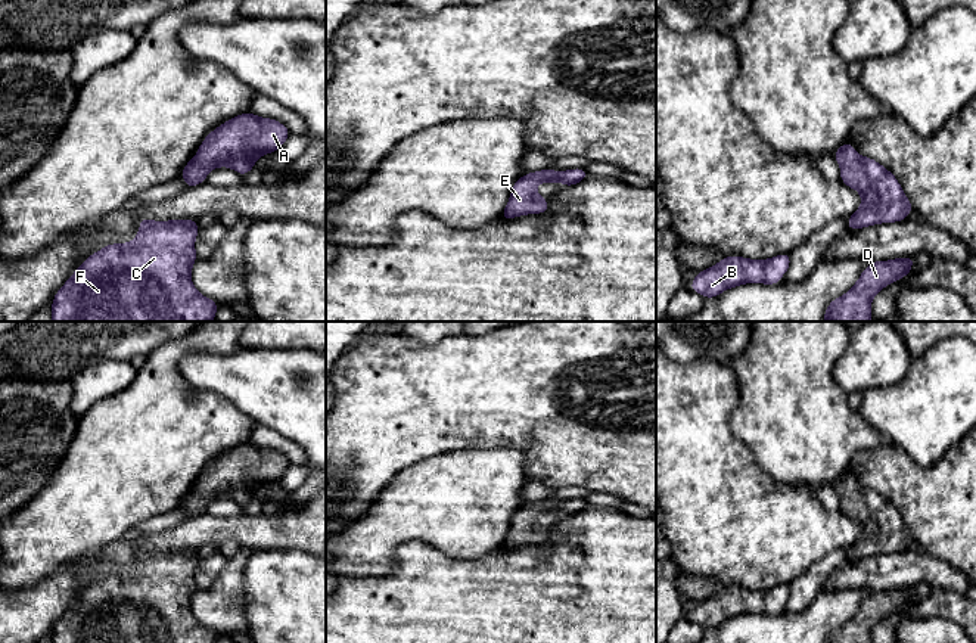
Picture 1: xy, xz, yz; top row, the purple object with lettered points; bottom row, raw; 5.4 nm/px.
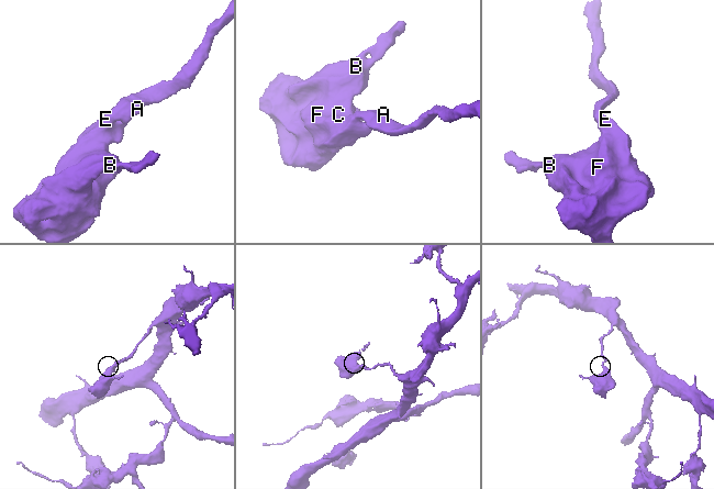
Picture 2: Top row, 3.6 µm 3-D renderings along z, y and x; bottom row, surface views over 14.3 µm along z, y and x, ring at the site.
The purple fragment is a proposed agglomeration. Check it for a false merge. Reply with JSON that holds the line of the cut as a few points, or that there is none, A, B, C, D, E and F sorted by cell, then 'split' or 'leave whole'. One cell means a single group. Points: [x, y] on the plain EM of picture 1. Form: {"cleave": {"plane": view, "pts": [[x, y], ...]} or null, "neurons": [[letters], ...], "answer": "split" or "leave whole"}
{"cleave": null, "neurons": [["A", "B", "C", "D", "E", "F"]], "answer": "leave whole"}

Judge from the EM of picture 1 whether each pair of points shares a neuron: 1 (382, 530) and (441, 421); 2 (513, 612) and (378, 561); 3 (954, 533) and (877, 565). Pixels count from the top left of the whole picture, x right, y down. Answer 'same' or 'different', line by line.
1: different
2: different
3: different

